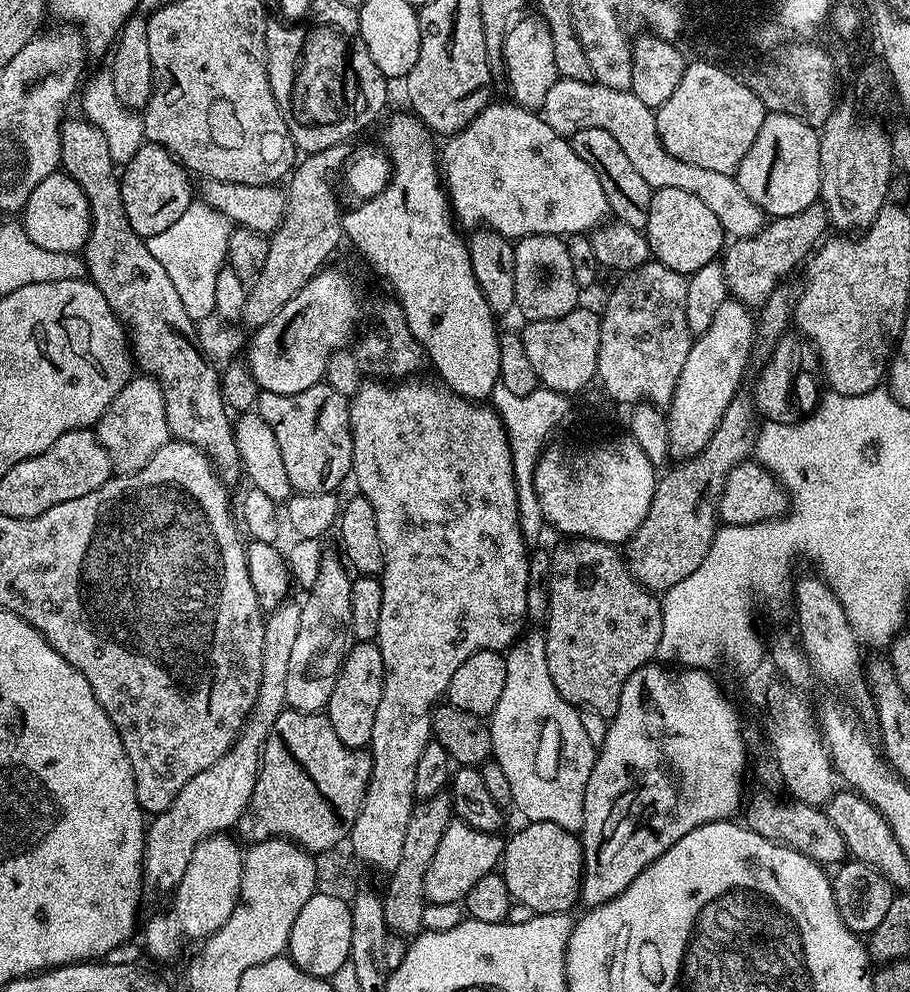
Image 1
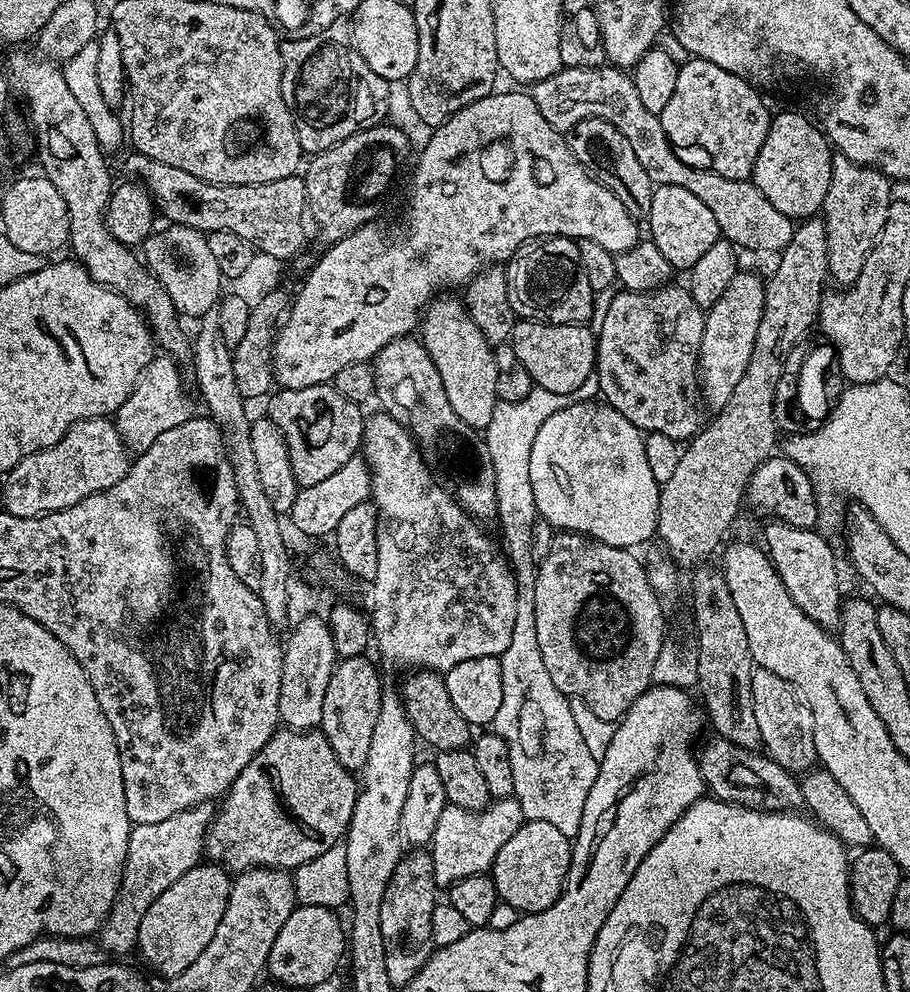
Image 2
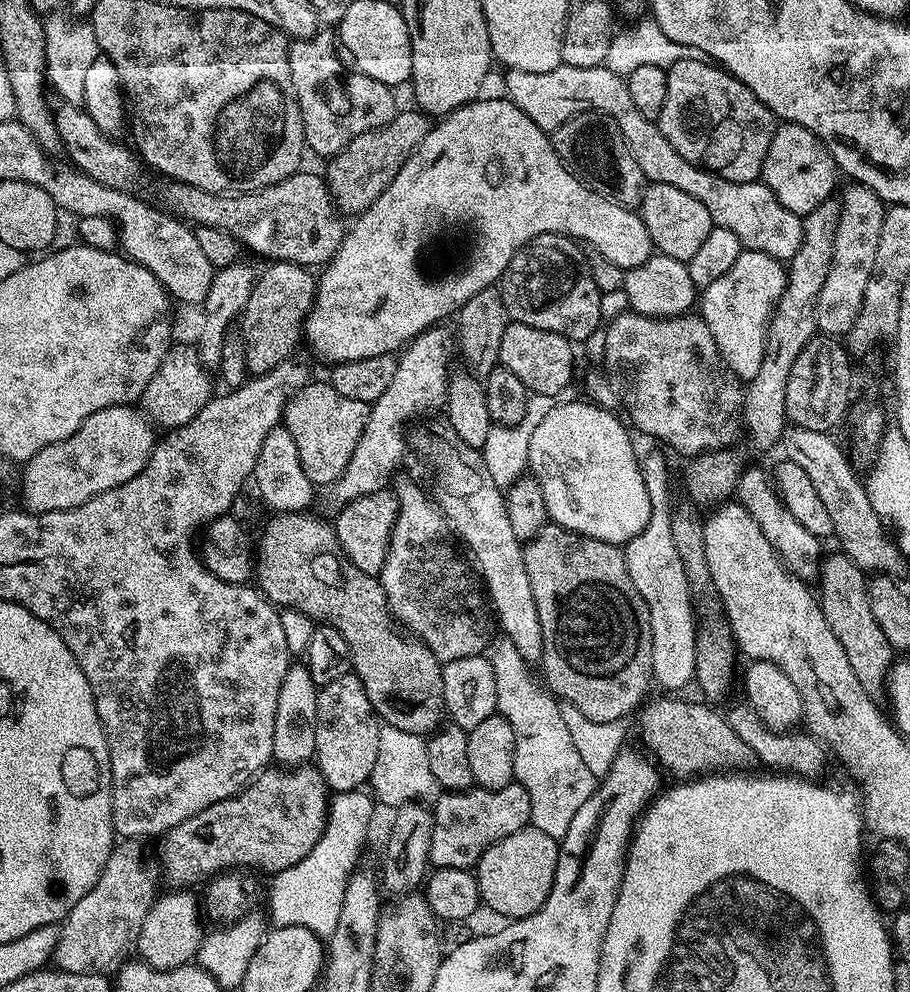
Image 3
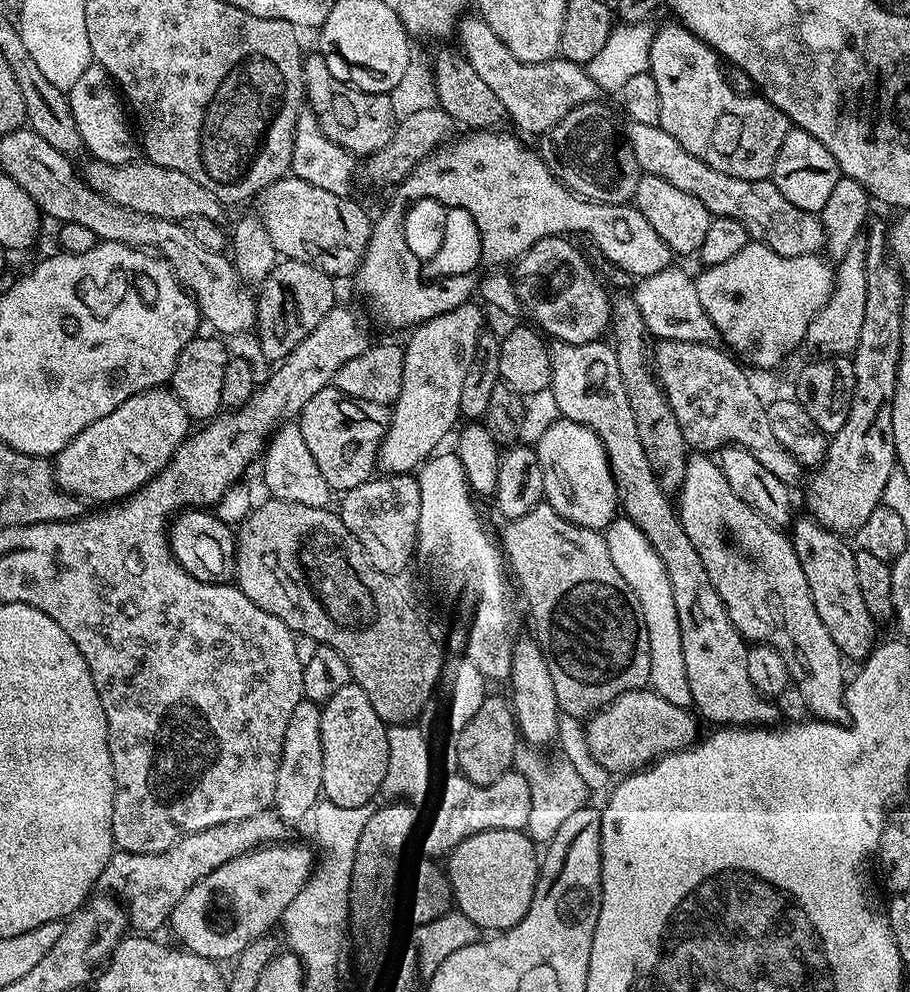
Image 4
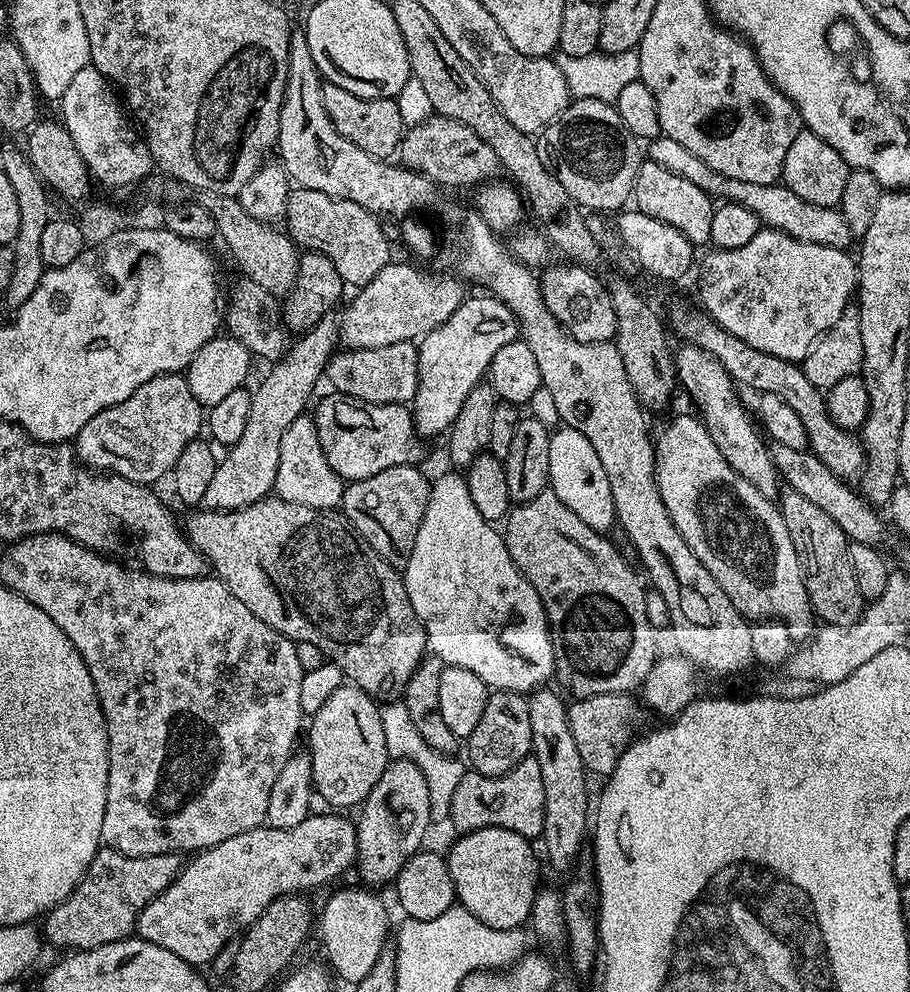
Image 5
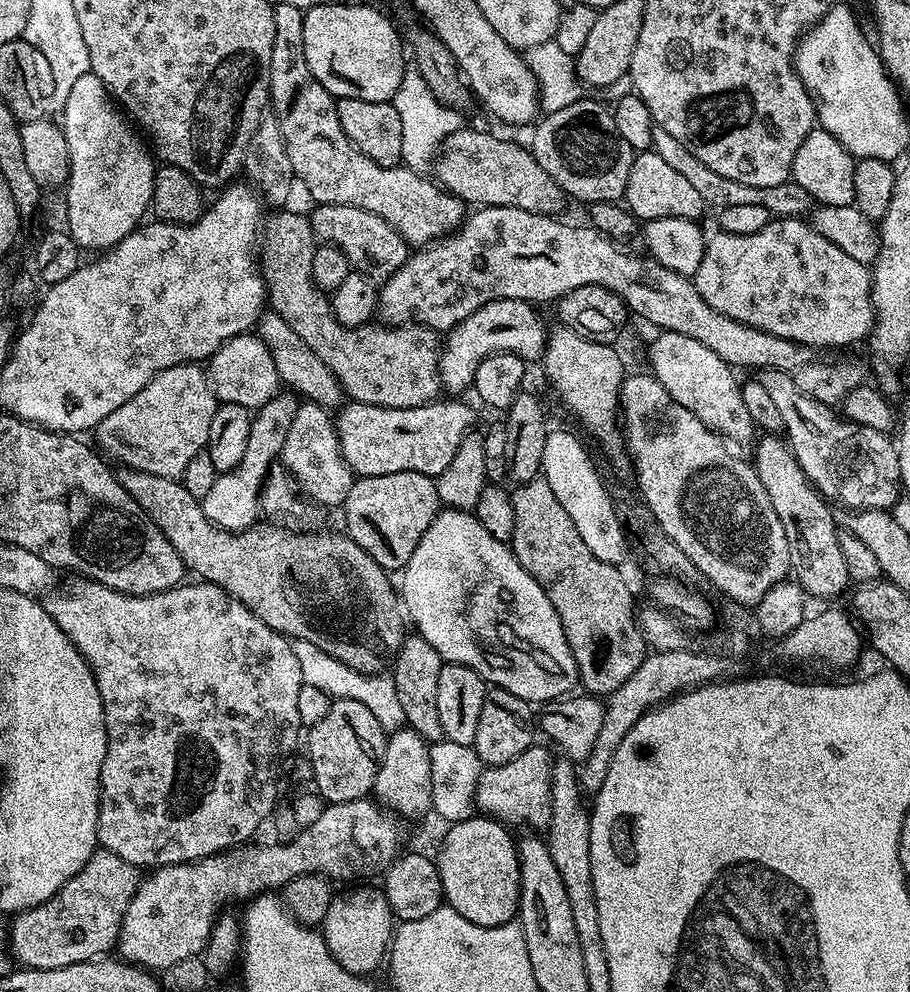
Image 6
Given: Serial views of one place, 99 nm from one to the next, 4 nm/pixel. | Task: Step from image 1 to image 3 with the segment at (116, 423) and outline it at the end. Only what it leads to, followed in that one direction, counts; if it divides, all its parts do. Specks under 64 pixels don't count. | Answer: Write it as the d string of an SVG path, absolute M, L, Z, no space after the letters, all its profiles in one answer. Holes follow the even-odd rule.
M173 343L168 349L162 366L150 378L150 386L146 386L142 397L142 408L149 420L155 422L161 429L171 430L193 420L206 406L206 402L213 395L212 380L208 377L209 369L205 367L197 349L190 343Z

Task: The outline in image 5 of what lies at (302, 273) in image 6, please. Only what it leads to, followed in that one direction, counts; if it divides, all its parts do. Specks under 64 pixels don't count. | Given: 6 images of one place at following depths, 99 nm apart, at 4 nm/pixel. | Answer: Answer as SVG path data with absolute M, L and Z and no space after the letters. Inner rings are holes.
M197 191L194 200L195 203L206 206L206 210L210 210L210 218L216 220L219 239L224 239L233 262L244 271L241 272L243 279L258 282L262 290L277 298L287 296L296 281L296 271L300 269L301 258L301 253L287 231L280 229L279 232L271 223L256 221L246 214L246 210L242 208L235 196ZM411 340L394 342L394 346L381 348L354 348L340 350L328 361L326 380L333 384L339 395L358 400L362 404L403 404L415 400L418 390L418 354L417 345Z

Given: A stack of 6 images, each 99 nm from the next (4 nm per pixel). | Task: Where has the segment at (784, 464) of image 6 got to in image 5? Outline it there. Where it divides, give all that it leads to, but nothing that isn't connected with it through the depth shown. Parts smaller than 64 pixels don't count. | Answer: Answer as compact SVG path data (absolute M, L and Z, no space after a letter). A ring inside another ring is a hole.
M785 487L778 497L778 507L786 530L794 542L794 550L800 559L800 569L804 575L804 585L808 600L817 621L833 624L839 628L848 628L864 613L866 601L862 590L858 590L858 581L854 578L854 566L850 566L848 553L849 538L820 507L814 502L802 498L798 490Z

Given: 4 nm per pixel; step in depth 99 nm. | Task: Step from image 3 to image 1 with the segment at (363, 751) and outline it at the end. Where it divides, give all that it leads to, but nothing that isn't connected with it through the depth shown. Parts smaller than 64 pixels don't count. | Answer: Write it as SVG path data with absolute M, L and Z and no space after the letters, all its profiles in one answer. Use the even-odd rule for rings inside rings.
M356 642L344 653L340 672L332 686L326 715L334 734L351 748L367 749L372 742L378 698L384 685L384 663L380 649L372 642Z

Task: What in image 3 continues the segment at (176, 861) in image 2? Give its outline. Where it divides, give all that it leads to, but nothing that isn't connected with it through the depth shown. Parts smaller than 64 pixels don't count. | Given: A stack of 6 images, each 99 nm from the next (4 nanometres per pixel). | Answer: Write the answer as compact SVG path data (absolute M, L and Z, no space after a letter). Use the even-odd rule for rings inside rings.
M121 839L113 847L110 858L98 878L98 882L69 910L60 924L58 946L54 950L52 960L55 967L70 974L115 974L120 971L120 965L133 955L142 931L142 922L157 897L156 880L152 872L144 868L144 852L140 849L140 840Z

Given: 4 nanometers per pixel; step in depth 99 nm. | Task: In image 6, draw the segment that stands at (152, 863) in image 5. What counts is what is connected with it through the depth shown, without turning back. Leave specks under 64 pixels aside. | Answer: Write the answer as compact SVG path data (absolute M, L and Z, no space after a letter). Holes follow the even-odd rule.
M97 847L86 866L46 902L15 913L8 930L10 955L19 967L54 970L103 957L117 947L122 918L130 898L140 889L139 867Z

